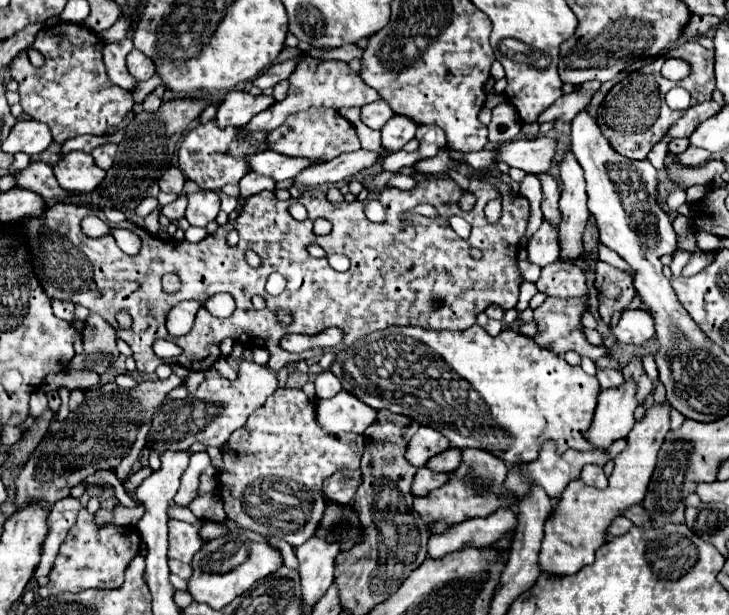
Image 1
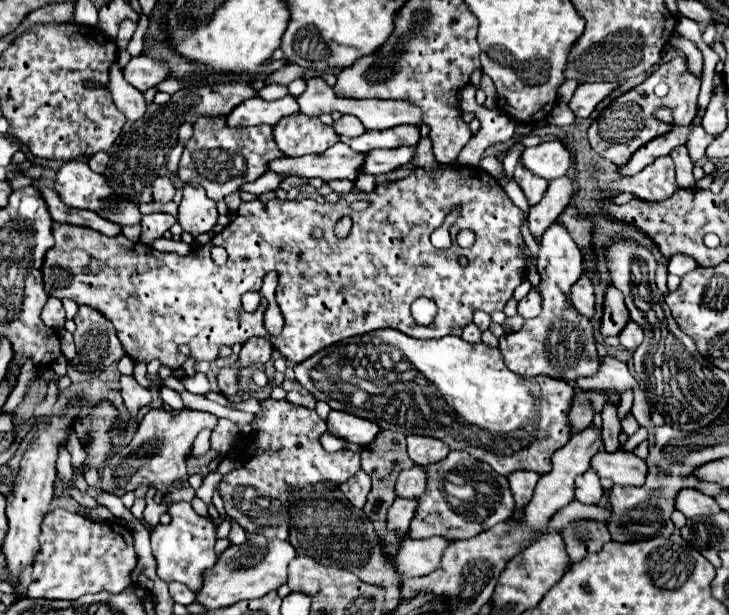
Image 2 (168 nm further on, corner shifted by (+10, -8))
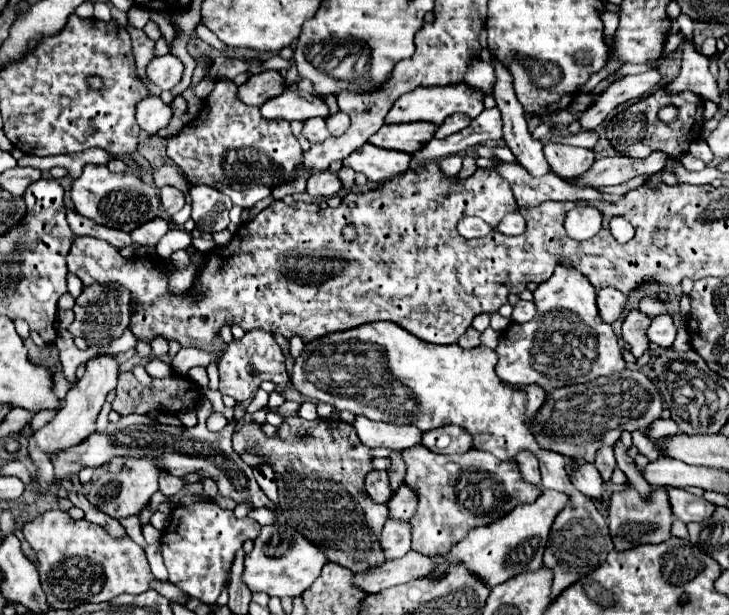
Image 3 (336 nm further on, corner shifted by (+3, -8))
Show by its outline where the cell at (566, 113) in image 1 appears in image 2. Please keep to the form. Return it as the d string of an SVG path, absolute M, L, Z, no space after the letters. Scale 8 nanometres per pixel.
M594 82L594 84L582 84L572 100L570 100L570 108L578 118L588 118L594 108L616 88L620 88L624 82Z

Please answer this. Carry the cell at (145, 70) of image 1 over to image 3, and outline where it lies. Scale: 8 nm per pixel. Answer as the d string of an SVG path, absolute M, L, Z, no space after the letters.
M173 54L153 58L147 64L147 80L159 86L161 90L171 90L175 84L179 84L181 76L183 76L183 62Z

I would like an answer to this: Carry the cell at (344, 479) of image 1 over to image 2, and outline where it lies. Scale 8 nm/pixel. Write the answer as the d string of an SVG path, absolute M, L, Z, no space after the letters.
M364 472L354 474L354 478L350 478L348 482L340 484L340 492L356 506L362 508L366 502L366 496L370 492L370 476Z

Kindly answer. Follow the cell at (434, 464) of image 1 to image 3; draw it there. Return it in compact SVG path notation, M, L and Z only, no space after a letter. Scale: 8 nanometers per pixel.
M401 484L399 490L387 502L387 506L389 506L391 518L409 520L417 510L417 492L411 490L407 484Z

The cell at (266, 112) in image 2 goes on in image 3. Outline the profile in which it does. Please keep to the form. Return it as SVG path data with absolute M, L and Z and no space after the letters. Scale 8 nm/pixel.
M299 88L285 90L277 98L265 102L259 110L261 116L267 120L287 120L287 122L305 120L313 116L321 116L321 118L329 116L329 108L321 98L307 94Z

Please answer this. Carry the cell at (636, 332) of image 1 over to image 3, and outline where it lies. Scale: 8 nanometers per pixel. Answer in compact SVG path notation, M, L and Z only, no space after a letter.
M665 314L665 316L653 318L649 328L647 328L647 338L649 338L649 342L653 342L661 348L671 346L673 340L675 340L675 326L673 326L671 316Z

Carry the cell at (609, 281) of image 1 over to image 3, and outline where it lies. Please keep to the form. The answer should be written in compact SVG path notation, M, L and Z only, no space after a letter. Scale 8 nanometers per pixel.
M631 310L627 314L627 318L623 320L621 338L631 346L631 354L635 358L639 358L649 346L649 340L645 338L645 326L649 326L649 322L651 322L651 318L641 314L639 310Z

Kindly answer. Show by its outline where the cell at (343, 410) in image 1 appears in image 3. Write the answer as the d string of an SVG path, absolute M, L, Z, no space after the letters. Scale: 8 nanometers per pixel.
M357 416L353 422L353 428L359 436L359 440L369 446L383 446L391 450L405 450L421 442L421 430L415 426L395 426L387 422L373 422L365 416Z

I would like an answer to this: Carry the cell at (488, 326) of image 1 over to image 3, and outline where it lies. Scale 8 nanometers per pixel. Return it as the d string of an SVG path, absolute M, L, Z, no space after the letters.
M467 328L467 332L459 338L459 346L463 346L463 348L475 348L475 346L479 346L481 342L479 342L479 332L475 330L475 328Z

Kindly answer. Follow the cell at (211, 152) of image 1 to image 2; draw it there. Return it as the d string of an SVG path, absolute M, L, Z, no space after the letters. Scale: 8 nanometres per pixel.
M200 116L194 122L194 134L184 144L182 160L178 166L178 178L184 184L200 184L206 188L212 200L222 200L224 196L236 192L244 182L254 182L268 170L268 162L284 158L278 150L272 134L272 126L226 126L226 116L210 118Z

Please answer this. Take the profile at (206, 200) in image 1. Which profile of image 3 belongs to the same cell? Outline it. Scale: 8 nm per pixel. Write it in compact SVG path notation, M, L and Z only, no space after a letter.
M191 186L189 190L193 198L193 214L191 218L195 220L197 230L201 232L219 232L229 226L229 210L231 210L231 200L229 196L221 194L213 186Z

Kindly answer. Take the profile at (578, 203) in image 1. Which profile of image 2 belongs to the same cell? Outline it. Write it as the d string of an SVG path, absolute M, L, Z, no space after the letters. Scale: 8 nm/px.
M552 224L542 240L536 260L538 272L542 276L538 292L542 294L542 312L526 320L518 332L510 332L500 338L500 352L506 366L518 376L548 376L564 382L576 382L584 376L594 376L600 368L600 356L596 352L596 340L592 334L592 324L588 318L562 318L564 312L574 310L570 300L570 288L582 276L582 254L570 238L564 226Z

